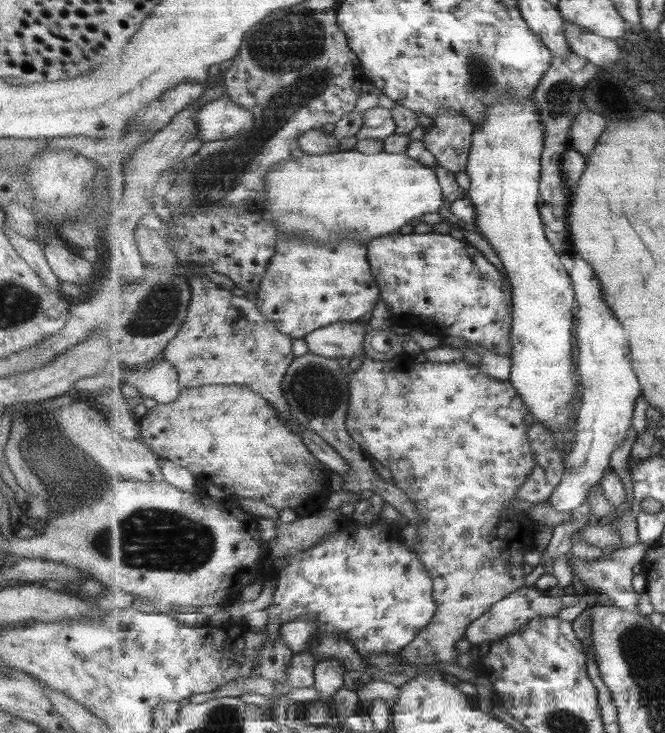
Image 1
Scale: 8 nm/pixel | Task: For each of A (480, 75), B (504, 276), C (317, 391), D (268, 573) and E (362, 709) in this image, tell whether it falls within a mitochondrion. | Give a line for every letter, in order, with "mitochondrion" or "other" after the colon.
A: mitochondrion
B: other
C: mitochondrion
D: other
E: other

